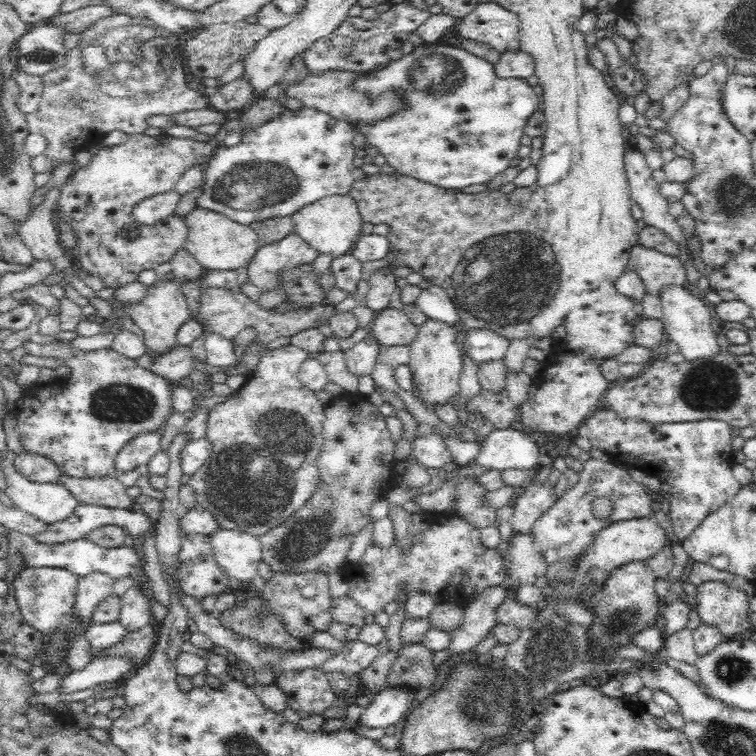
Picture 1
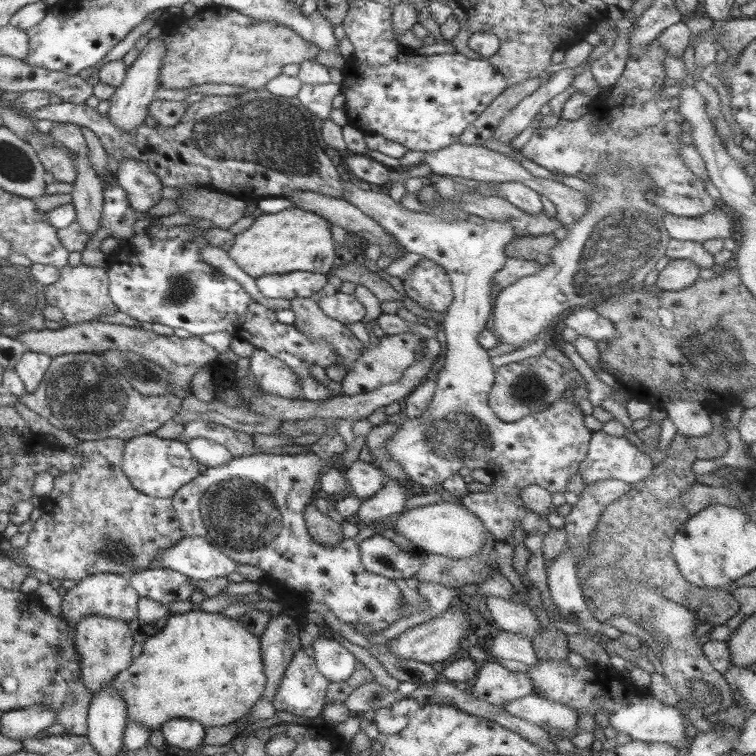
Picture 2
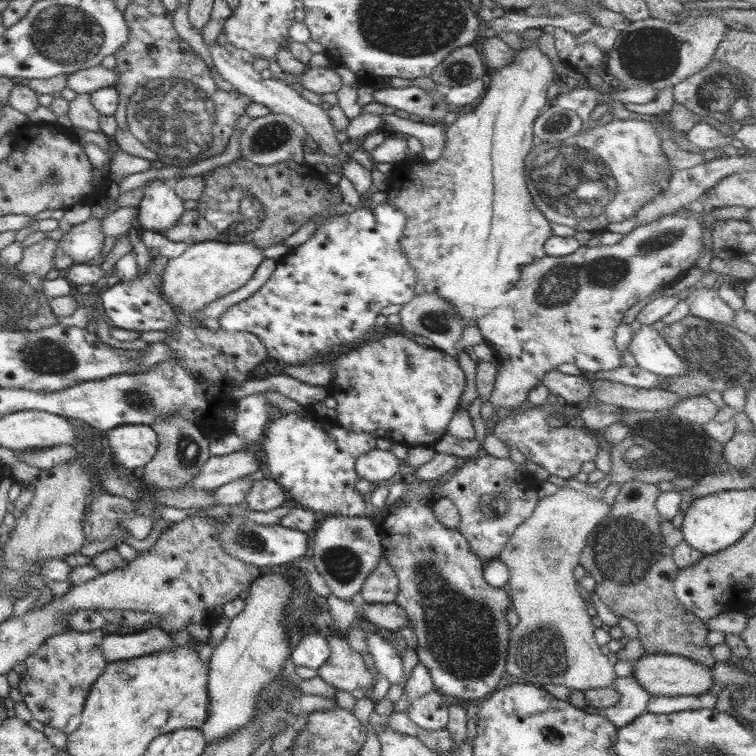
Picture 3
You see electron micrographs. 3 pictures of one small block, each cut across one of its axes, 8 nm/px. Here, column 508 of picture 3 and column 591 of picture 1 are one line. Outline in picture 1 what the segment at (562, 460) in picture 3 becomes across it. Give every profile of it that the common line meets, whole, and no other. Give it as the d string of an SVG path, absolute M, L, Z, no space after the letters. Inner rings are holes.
M599 406L577 426L576 435L588 438L592 447L604 454L616 456L624 466L635 466L671 487L670 521L681 541L743 488L733 474L732 427L721 420L646 422L620 418L613 410Z

